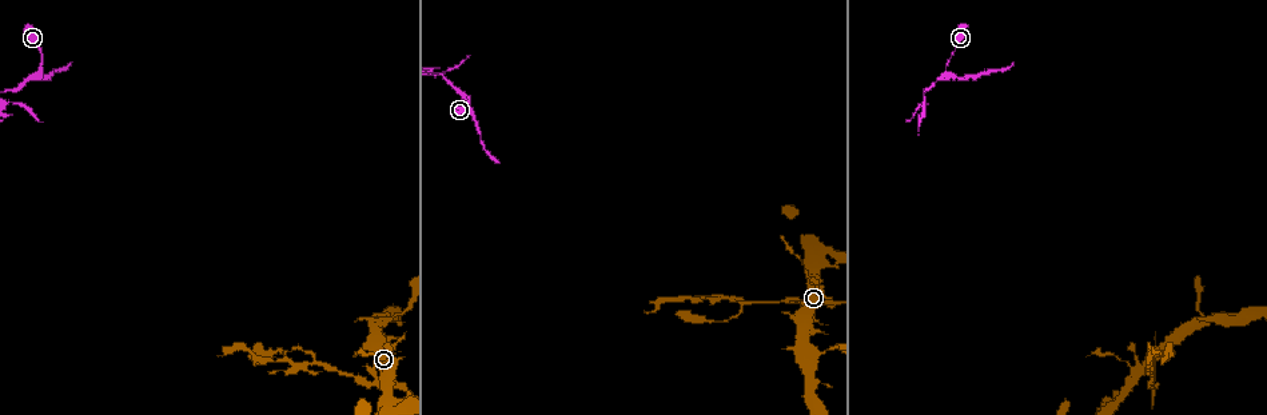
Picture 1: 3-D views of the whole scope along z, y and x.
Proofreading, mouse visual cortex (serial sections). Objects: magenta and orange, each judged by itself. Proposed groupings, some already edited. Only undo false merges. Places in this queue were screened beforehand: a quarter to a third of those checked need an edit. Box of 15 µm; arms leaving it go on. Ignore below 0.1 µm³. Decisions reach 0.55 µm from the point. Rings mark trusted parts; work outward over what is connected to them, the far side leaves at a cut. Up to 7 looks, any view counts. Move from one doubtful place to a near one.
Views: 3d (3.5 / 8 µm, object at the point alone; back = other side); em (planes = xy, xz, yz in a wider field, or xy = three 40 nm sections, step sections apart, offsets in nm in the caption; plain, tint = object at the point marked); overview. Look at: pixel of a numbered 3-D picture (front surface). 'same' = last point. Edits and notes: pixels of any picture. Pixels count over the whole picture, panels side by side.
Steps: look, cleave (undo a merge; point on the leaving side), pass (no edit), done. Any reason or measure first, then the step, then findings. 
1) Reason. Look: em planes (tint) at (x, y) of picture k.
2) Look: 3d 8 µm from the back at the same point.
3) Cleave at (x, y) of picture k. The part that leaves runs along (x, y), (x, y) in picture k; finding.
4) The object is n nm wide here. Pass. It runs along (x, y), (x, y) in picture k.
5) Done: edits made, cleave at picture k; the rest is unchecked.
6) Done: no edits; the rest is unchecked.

A fork. Look: 3d 8 µm at (809, 347) of picture 1.

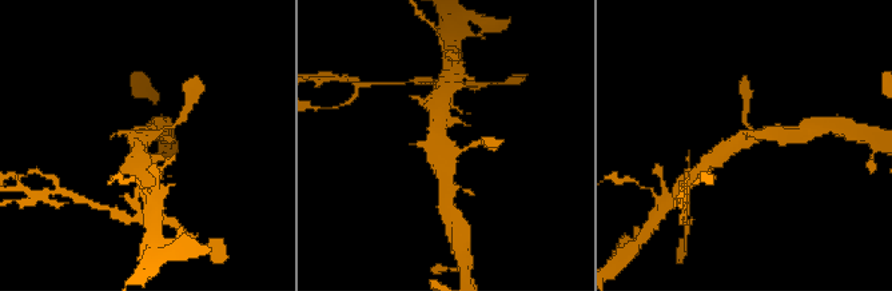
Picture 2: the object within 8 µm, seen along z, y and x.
Look: 3d 3.5 µm at (141, 137) of picture 2.

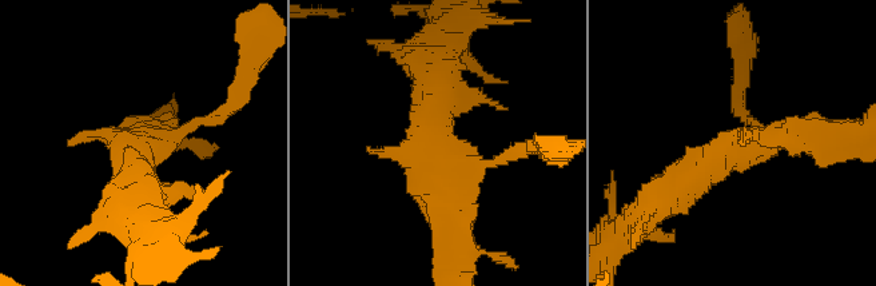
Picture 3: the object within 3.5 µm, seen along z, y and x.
Look: em xy step 5 (tint) at (750, 148) of picture 3.

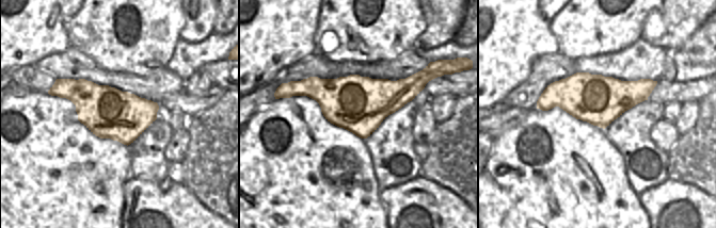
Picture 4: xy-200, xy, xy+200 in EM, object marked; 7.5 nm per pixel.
Pass. It runs along (673, 189), (752, 143), (831, 139) in picture 3; one cell here.

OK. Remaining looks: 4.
Three-way junction. Look: 3d 3.5 µm at (1151, 382) of picture 1.

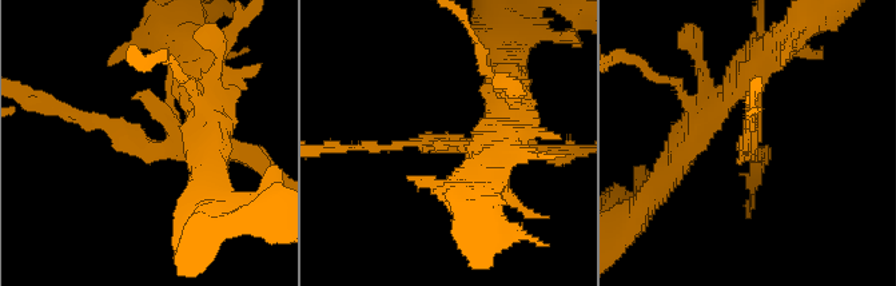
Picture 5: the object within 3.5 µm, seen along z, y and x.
Cleave at (122, 140) of picture 5. The part that leaves runs along (167, 146), (135, 146), (48, 100) in picture 5; two cells meet here.

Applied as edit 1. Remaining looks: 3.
Look: overview.

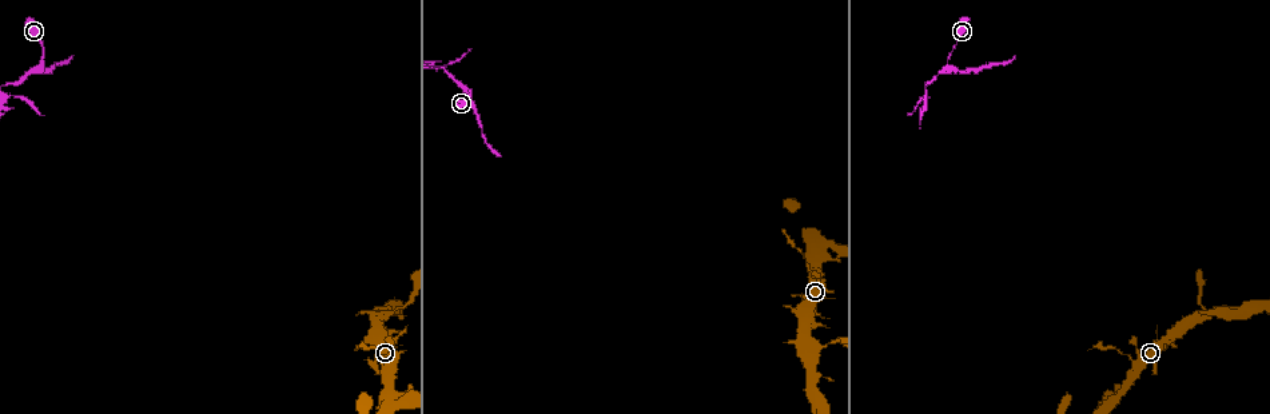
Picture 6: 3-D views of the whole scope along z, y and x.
Sudden change in width. Look: em planes (tint) at (18, 84) of picture 6.

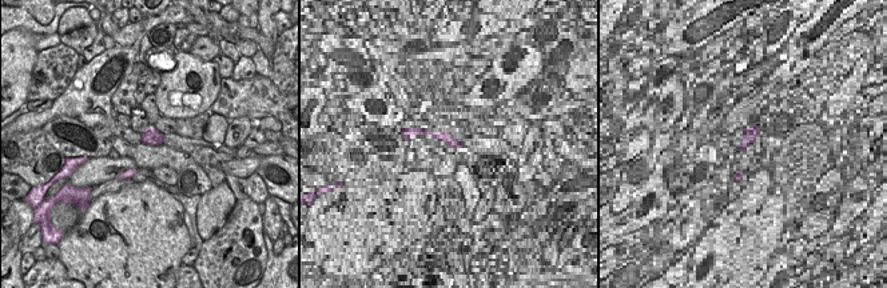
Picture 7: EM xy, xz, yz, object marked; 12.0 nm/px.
Wider look. Look: 3d 3.5 µm at the same point.

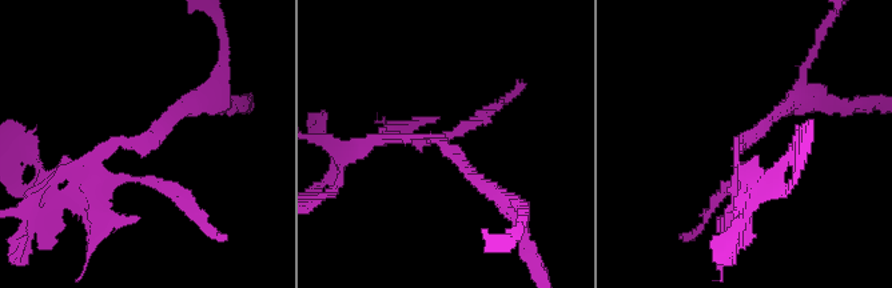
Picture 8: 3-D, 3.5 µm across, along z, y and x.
The arms are 100, 200 nm wide. Cleave at (469, 126) of picture 8. The part that leaves runs along (439, 142), (394, 139), (390, 124) in picture 8; two cells meet here.

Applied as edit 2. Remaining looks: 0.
Done: edits made, cleave at picture 5, cleave at picture 8; the rest is unchecked.

